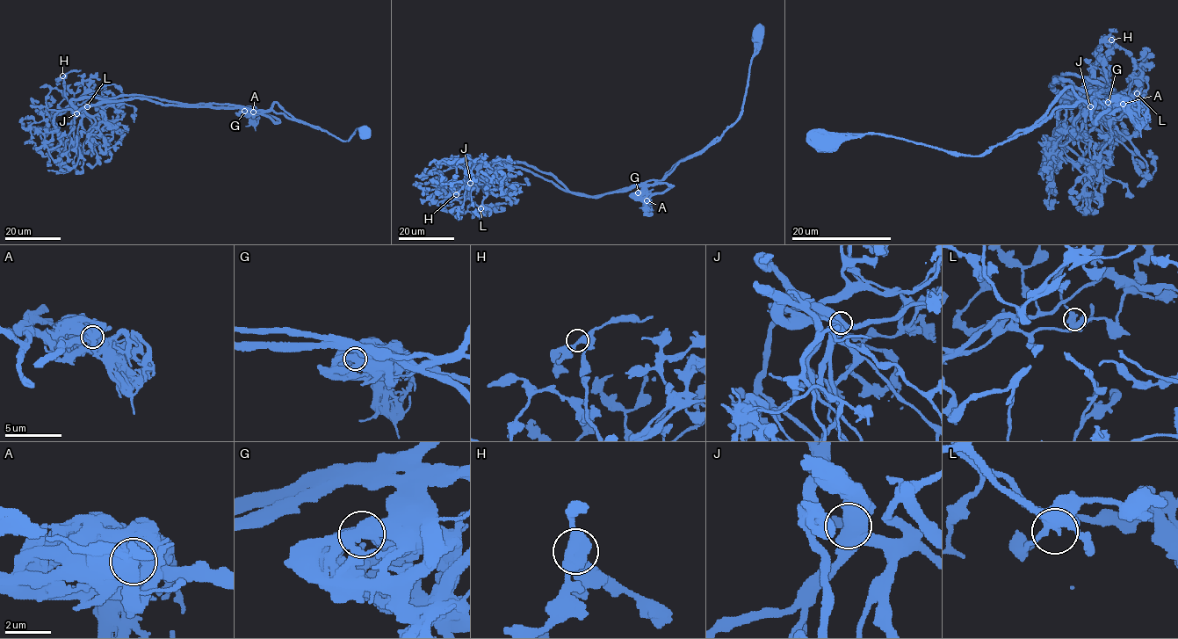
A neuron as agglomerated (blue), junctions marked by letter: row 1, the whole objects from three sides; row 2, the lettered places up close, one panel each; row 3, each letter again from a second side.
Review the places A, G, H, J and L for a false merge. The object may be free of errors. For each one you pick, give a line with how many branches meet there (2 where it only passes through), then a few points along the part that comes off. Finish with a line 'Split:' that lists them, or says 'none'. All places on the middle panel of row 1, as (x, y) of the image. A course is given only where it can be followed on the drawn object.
A: branches 2; course (646, 200), (638, 186), (580, 196), (522, 163), (466, 170), (443, 159), (430, 171), (443, 183)
Split: A

